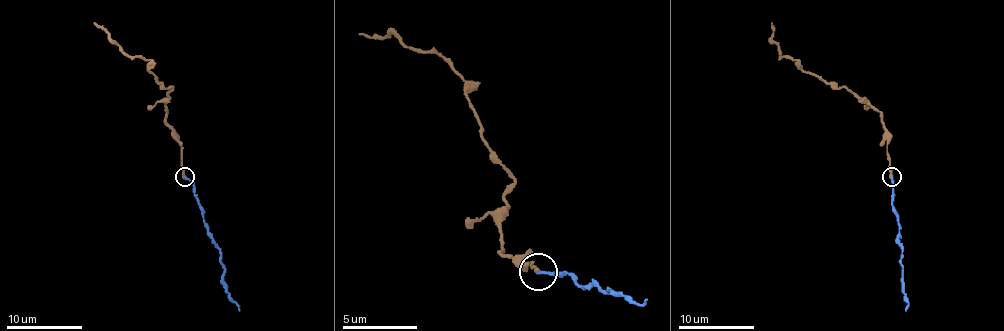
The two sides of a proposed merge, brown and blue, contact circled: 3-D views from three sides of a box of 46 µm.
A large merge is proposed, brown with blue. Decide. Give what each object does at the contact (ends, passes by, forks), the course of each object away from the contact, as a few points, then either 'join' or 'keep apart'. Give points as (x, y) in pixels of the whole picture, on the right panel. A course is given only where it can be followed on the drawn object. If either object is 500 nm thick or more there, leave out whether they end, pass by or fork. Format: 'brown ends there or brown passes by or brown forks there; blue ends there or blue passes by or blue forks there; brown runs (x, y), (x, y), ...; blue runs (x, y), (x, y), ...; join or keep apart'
brown ends there; blue ends there; brown runs (892, 177), (881, 113), (862, 103), (845, 86), (835, 88), (780, 56), (771, 39), (771, 22); blue runs (892, 177), (892, 207), (901, 251), (901, 292), (909, 303), (905, 311); keep apart

